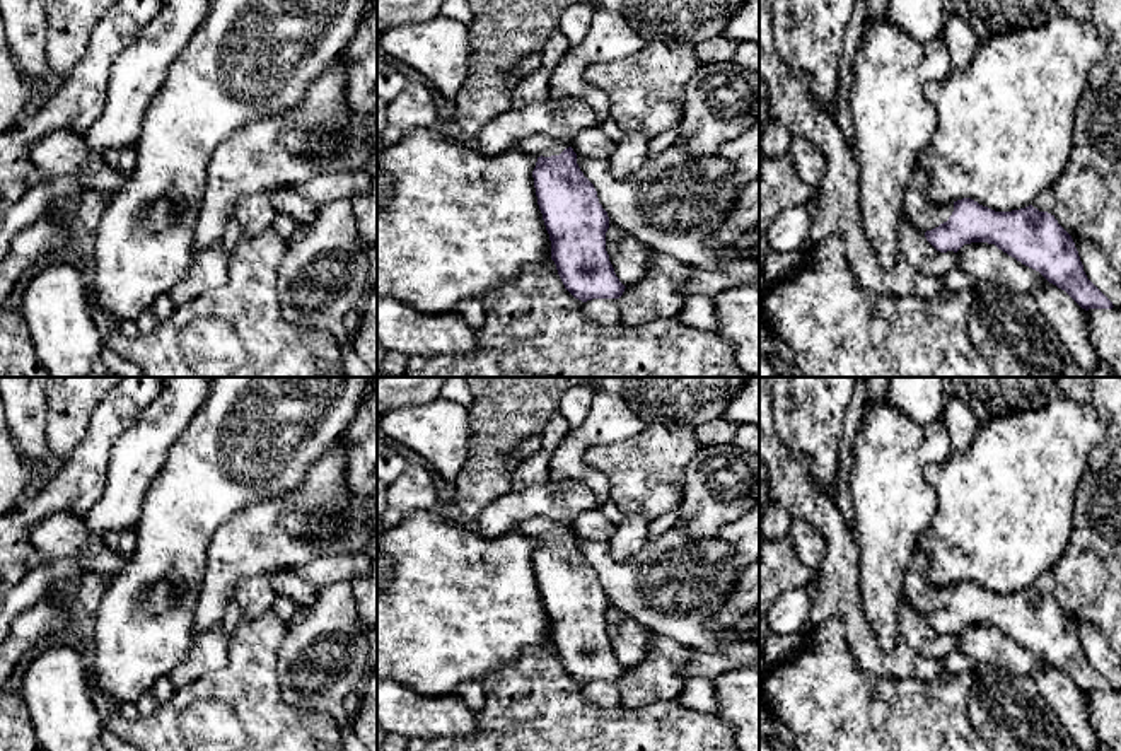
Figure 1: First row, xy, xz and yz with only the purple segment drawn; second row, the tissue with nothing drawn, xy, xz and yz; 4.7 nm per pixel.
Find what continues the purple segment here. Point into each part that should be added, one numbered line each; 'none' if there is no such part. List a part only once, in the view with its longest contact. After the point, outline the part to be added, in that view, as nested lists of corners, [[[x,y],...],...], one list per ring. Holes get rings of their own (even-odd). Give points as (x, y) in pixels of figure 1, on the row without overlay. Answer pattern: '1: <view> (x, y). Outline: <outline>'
1: xz (536, 528). Outline: [[[532,517],[529,521],[522,521],[515,527],[517,533],[534,538],[534,539],[560,538],[568,529],[570,529],[568,526],[561,526],[544,517]]]

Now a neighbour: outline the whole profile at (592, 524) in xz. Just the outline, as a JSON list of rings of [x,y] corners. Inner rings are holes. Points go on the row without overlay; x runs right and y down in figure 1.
[[[597,509],[587,510],[582,514],[570,529],[577,538],[590,539],[590,541],[609,541],[611,536],[616,531],[616,526],[613,526],[602,512]]]

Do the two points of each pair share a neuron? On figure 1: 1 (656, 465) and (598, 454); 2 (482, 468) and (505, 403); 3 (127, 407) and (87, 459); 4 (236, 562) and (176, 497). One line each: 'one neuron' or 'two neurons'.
1: one neuron
2: one neuron
3: one neuron
4: two neurons

